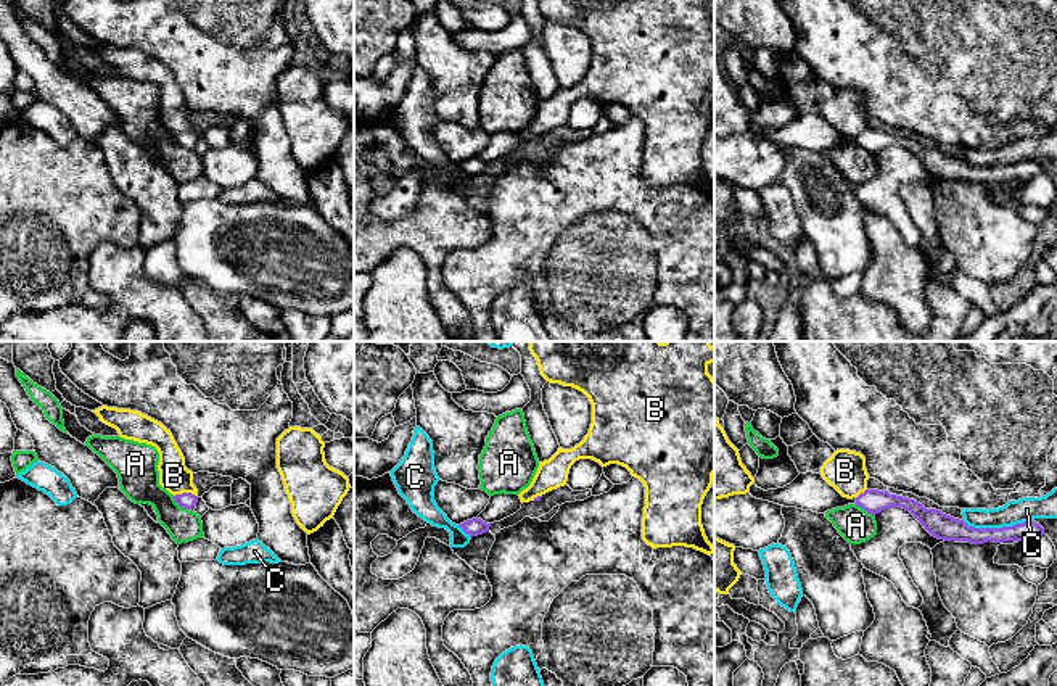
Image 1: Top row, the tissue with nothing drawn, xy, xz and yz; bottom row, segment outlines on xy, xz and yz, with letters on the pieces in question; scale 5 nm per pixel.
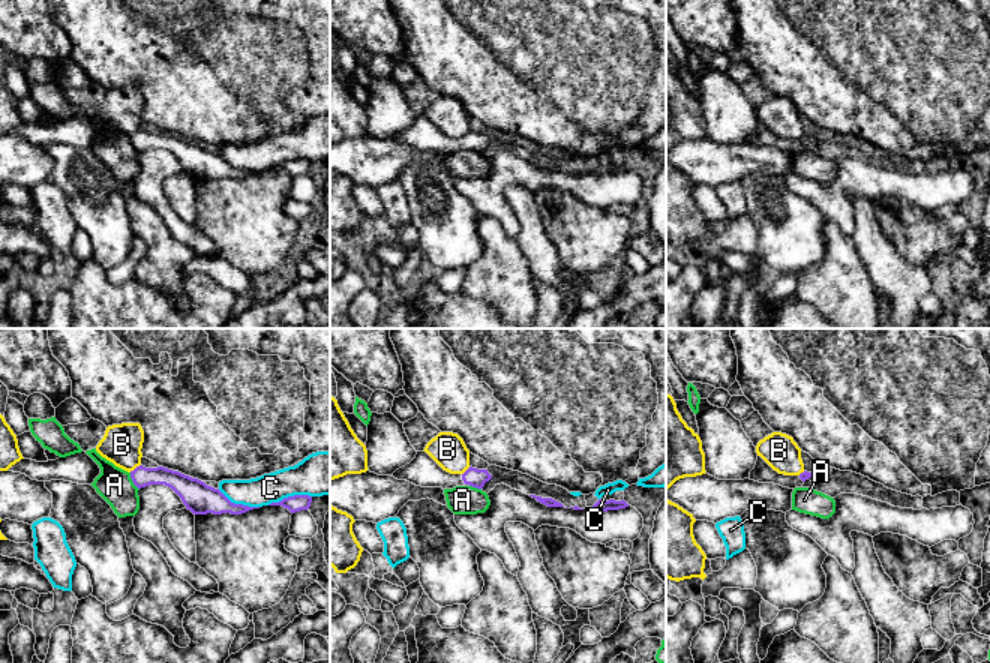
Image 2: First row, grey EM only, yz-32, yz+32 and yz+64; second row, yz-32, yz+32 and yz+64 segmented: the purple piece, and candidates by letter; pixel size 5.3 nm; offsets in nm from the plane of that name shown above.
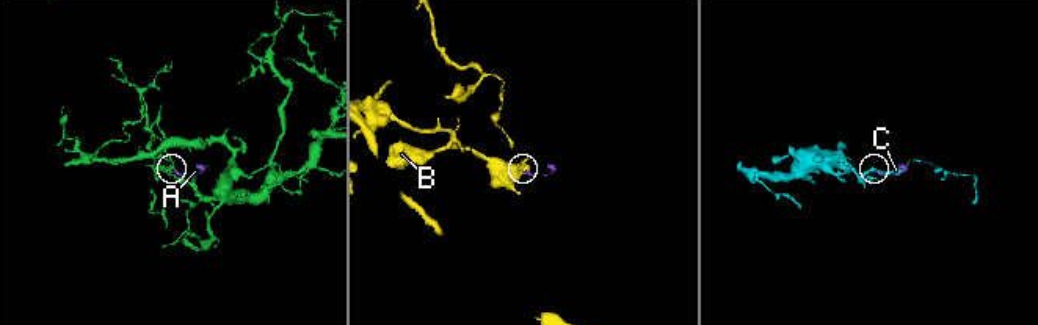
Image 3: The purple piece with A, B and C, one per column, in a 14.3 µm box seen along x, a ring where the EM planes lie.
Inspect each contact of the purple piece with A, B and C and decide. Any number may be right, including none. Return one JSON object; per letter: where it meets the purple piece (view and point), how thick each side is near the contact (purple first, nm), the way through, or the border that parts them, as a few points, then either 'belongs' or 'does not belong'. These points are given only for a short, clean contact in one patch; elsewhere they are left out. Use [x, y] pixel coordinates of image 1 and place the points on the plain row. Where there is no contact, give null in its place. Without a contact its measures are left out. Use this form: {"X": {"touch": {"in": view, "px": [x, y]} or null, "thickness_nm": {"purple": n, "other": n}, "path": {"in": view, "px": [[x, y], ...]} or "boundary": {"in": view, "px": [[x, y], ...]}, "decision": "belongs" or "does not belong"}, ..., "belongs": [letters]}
{"A": {"touch": {"in": "yz", "px": [864, 148]}, "thickness_nm": {"purple": 120, "other": 180}, "boundary": {"in": "yz", "px": [[855, 142], [872, 155]]}, "decision": "does not belong"}, "B": {"touch": {"in": "xy", "px": [185, 132]}, "thickness_nm": {"purple": 80, "other": 150}, "boundary": {"in": "xy", "px": [[197, 134], [177, 132], [174, 136]]}, "decision": "does not belong"}, "C": {"touch": {"in": "yz", "px": [998, 168]}, "thickness_nm": {"purple": 120, "other": 120}, "decision": "does not belong"}, "belongs": []}

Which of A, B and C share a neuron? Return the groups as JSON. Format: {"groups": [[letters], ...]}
{"groups": [["A"], ["B"], ["C"]]}

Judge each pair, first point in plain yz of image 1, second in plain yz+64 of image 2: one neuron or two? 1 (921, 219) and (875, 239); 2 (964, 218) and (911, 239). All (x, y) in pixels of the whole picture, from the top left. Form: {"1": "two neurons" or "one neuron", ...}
{"1": "one neuron", "2": "one neuron"}

